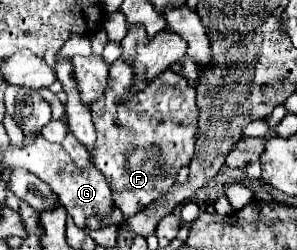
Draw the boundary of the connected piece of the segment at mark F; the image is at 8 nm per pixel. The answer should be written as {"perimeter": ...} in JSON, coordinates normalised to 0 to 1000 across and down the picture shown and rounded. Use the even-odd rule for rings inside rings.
{"perimeter":[[[387,240],[367,280],[354,376],[306,416],[313,496],[327,520],[313,656],[354,696],[387,824],[421,864],[461,856],[589,736],[596,680],[630,664],[650,632],[650,584],[670,528],[670,432],[657,416],[663,368],[616,296],[556,280],[515,312],[488,360],[461,368],[434,416],[387,416],[387,392],[428,368],[441,328],[441,272],[414,240]],[[468,600],[502,608],[508,624],[481,632],[468,624]]]}

